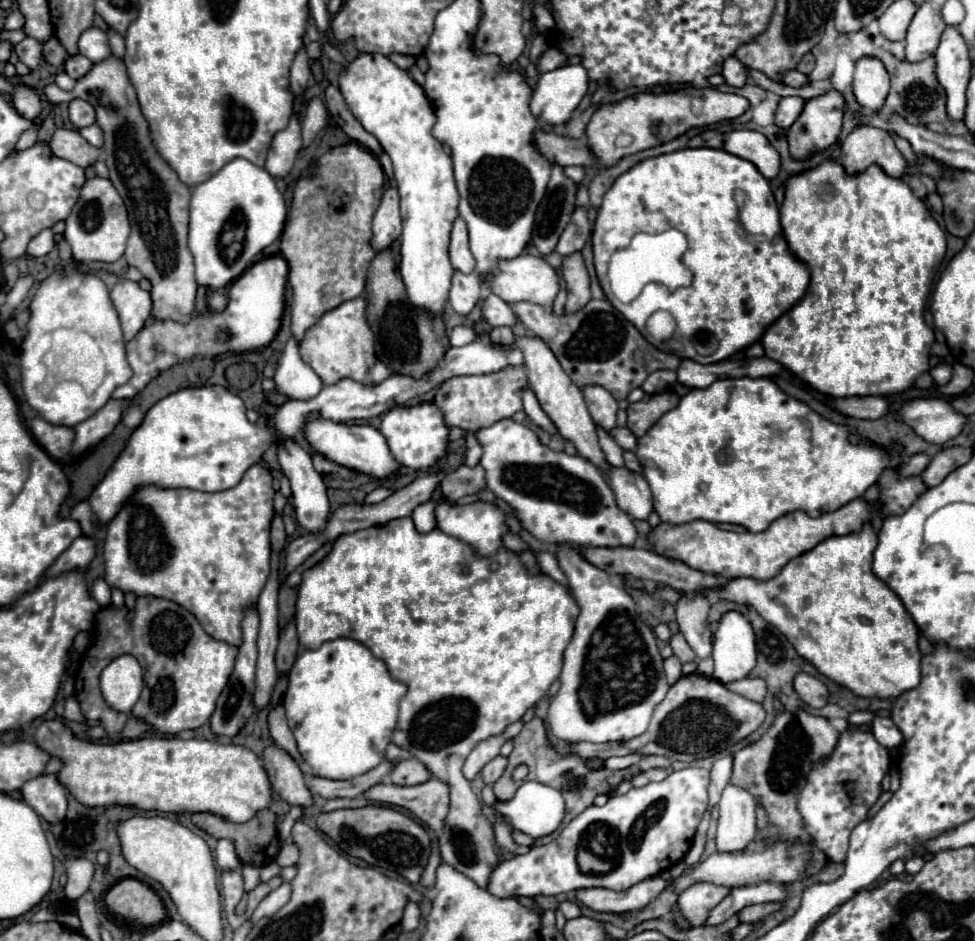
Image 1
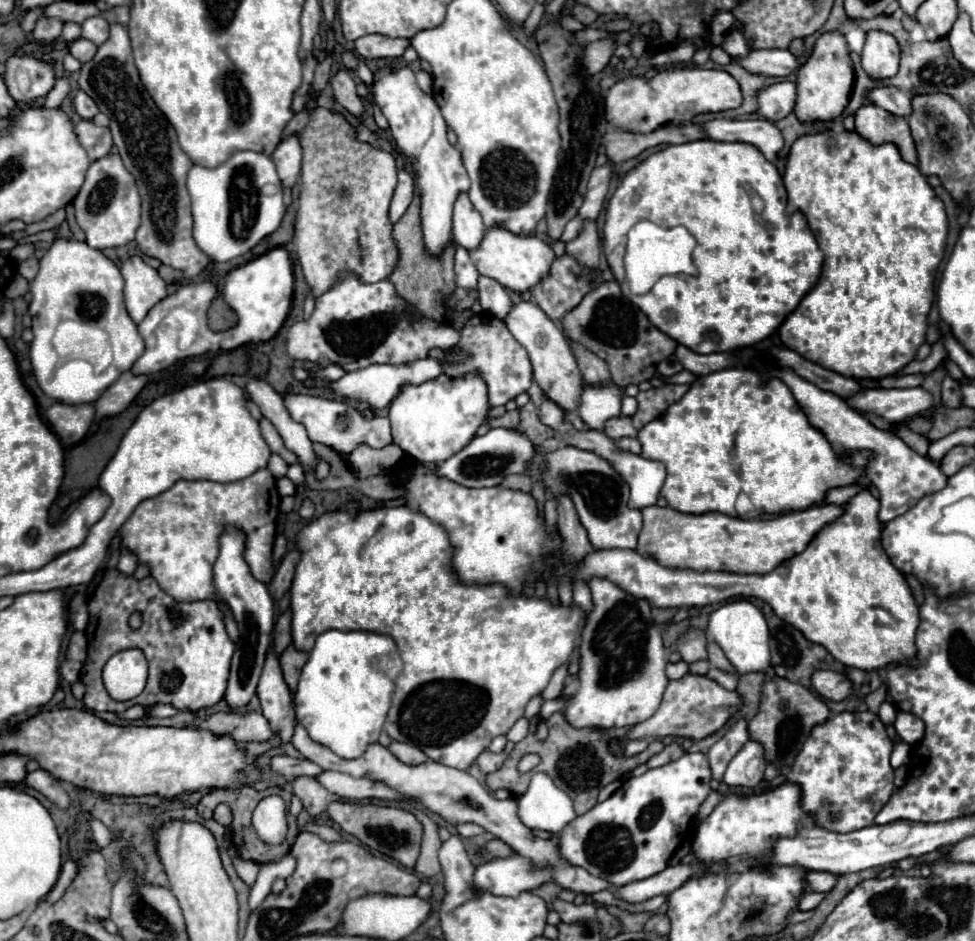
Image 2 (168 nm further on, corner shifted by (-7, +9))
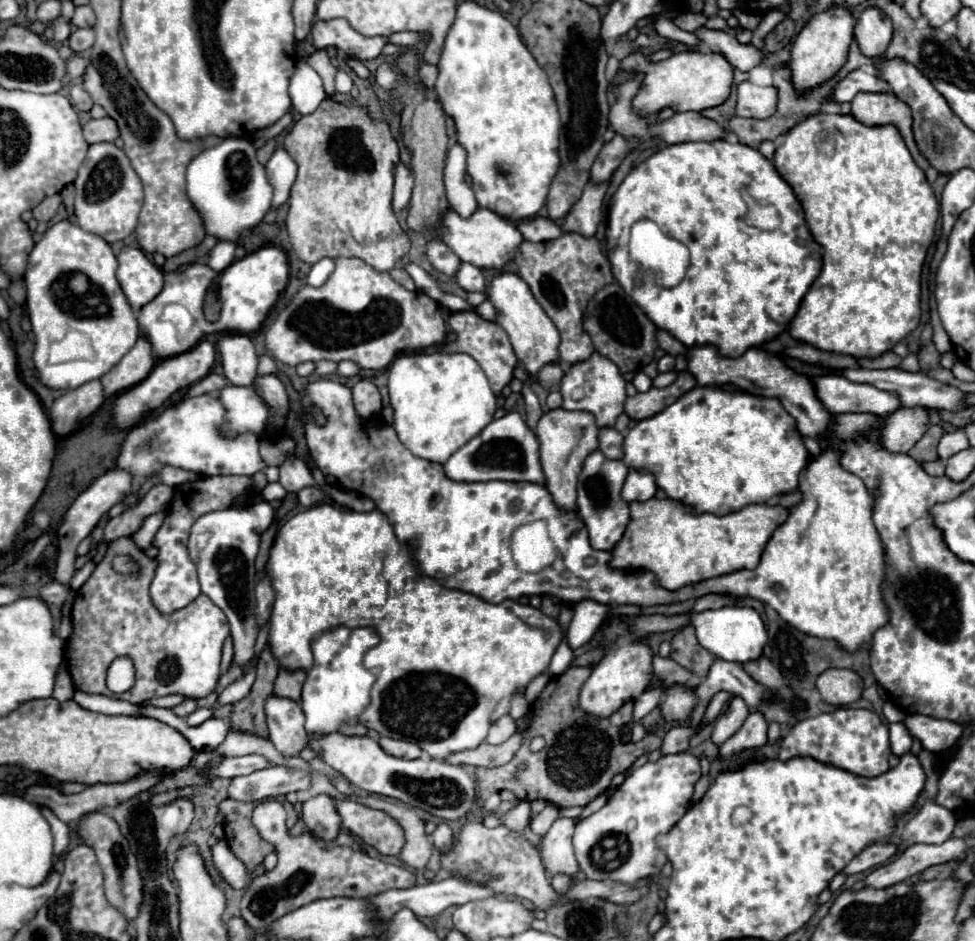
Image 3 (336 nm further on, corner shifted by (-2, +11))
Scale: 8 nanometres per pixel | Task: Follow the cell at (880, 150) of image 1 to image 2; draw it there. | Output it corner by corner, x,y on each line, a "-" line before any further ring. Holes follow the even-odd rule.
868,102
856,112
856,132
872,144
894,142
906,162
918,164
916,146
910,136
910,126
906,118
894,116
888,110
882,110
880,106

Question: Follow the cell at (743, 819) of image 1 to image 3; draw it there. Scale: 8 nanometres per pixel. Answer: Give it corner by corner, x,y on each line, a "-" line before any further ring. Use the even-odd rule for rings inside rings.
751,712
745,720
745,724
741,726
739,732
735,732
721,748
719,748
719,756
727,758
727,756
737,756
743,754
747,750
755,750
767,744
767,722
763,718
763,714
759,712

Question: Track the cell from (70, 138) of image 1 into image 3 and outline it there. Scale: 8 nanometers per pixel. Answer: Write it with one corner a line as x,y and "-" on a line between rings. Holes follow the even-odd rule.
109,116
101,120
89,120
83,126
83,136
87,144
99,144
99,142
113,142
119,136
117,122

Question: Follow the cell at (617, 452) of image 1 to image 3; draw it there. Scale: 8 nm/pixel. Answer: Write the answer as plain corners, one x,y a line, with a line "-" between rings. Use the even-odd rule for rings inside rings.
597,352
589,360
571,366
571,370
563,376
563,380
559,384
559,392
563,394
563,408
565,410
587,410
587,412
597,414
599,428
613,426
617,416
623,412
623,406
627,400
625,380
619,374
619,368
611,360
603,358

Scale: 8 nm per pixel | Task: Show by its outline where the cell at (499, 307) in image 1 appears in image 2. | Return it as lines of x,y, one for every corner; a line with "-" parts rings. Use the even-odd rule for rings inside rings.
480,276
476,290
478,290
478,300
482,304
482,310
494,314
496,318
504,318
510,312
512,308
510,296
506,294
504,286
500,286
496,280
488,276

